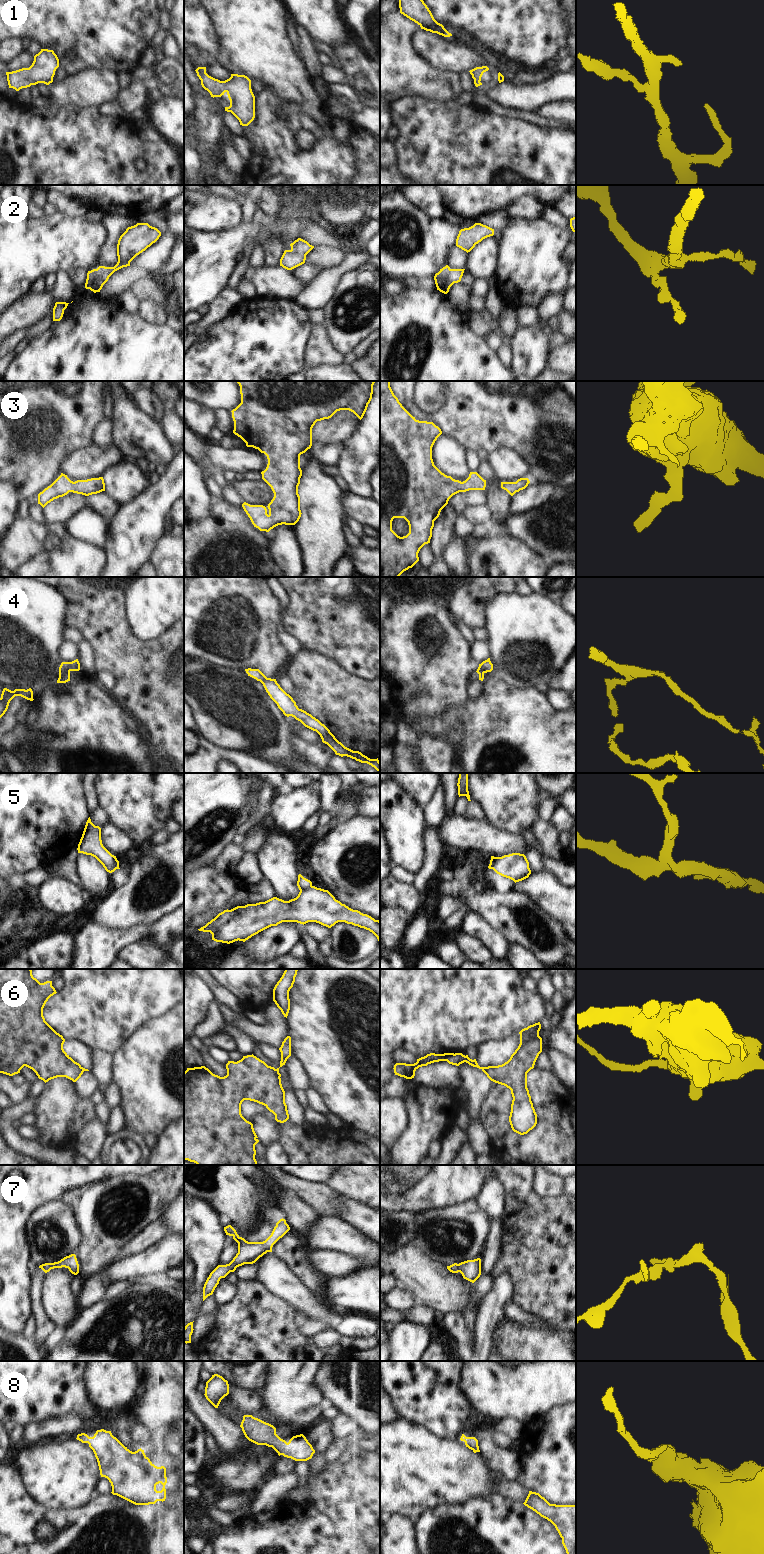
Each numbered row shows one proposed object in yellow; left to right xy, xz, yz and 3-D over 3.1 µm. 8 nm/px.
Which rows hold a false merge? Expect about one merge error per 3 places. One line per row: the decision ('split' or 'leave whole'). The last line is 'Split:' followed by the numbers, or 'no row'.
1: leave whole
2: leave whole
3: leave whole
4: leave whole
5: split
6: split
7: leave whole
8: leave whole
Split: 5, 6

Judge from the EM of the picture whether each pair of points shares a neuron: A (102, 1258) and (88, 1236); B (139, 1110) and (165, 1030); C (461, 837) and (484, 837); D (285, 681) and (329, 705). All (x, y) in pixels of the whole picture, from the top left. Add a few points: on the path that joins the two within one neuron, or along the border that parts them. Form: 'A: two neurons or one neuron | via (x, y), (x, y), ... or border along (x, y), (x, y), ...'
A: one neuron | via (98, 1253), (98, 1246), (93, 1241)
B: one neuron | via (156, 1090), (158, 1086), (158, 1062), (165, 1050)
C: one neuron | via (467, 837), (478, 837)
D: two neurons | border along (284, 671), (292, 681), (295, 690), (293, 697)

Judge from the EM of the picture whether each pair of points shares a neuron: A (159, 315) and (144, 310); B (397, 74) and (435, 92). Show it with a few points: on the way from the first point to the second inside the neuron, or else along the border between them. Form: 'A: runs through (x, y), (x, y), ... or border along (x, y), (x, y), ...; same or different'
A: runs through (155, 314), (148, 310); same
B: runs through (406, 74), (410, 74), (426, 83); same

